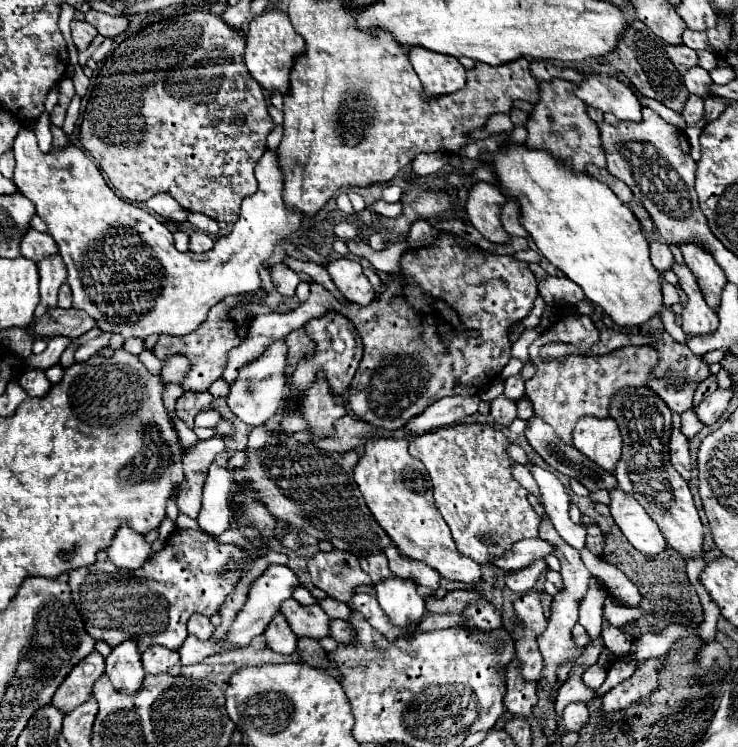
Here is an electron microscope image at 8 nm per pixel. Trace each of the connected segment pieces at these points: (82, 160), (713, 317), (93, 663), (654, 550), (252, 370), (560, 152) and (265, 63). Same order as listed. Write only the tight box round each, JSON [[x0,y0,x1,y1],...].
[[13,128,301,338],[671,262,717,334],[51,650,105,714],[609,488,667,556],[227,342,287,426],[525,80,605,172],[245,8,305,94]]

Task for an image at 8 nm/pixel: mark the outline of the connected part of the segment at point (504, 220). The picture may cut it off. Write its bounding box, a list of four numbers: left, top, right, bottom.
[501,198,527,238]

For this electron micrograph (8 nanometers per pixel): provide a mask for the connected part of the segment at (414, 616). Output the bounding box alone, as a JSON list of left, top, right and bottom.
[375,576,425,626]

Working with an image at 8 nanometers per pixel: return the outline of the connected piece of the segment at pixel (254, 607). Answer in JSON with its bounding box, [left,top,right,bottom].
[227,564,299,648]

